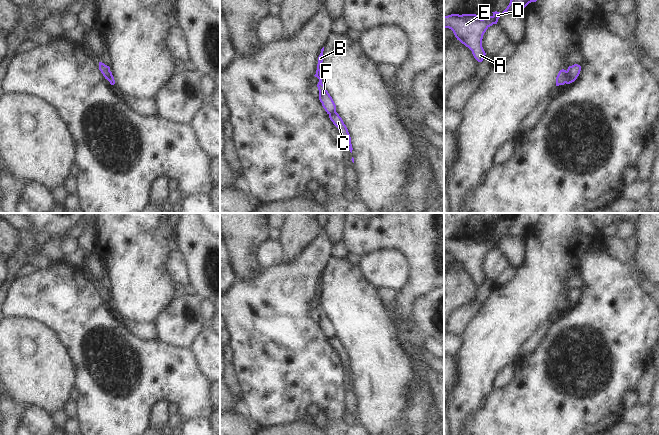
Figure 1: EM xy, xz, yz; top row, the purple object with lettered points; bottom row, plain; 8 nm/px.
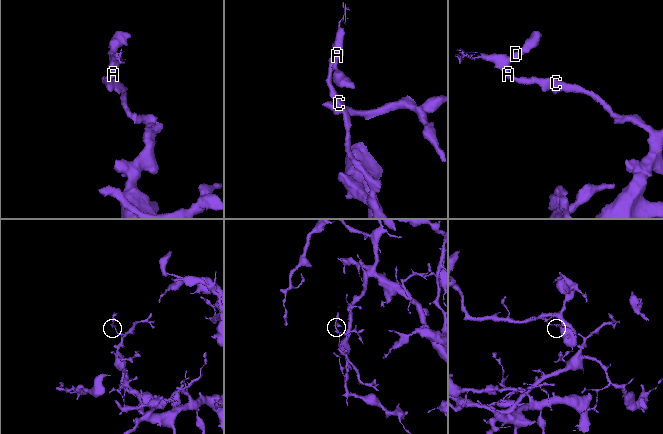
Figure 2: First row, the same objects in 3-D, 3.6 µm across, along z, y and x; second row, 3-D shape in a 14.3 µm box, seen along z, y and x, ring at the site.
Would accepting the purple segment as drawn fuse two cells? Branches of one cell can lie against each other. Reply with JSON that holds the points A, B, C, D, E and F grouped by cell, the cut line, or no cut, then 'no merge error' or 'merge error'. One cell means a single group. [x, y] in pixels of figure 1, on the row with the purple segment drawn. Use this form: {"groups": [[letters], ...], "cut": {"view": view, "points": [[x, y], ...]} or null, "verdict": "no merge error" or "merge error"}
{"groups": [["A", "B", "D", "E", "F"], ["C"]], "cut": {"view": "yz", "points": [[566, 71], [566, 80], [564, 82]]}, "verdict": "merge error"}

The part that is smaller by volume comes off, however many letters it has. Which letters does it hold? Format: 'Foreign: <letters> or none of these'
Foreign: A, B, D, E, F

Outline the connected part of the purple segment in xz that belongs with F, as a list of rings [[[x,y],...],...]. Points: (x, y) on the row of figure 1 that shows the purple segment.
[[[324,47],[321,49],[321,53],[318,57],[318,64],[317,64],[317,70],[316,74],[314,75],[319,79],[319,82],[317,84],[318,90],[319,90],[319,100],[322,103],[323,108],[327,112],[327,114],[331,114],[334,111],[336,111],[336,105],[326,90],[325,86],[322,84],[322,75],[321,75],[321,70],[322,70],[322,62],[323,62],[323,51]]]

